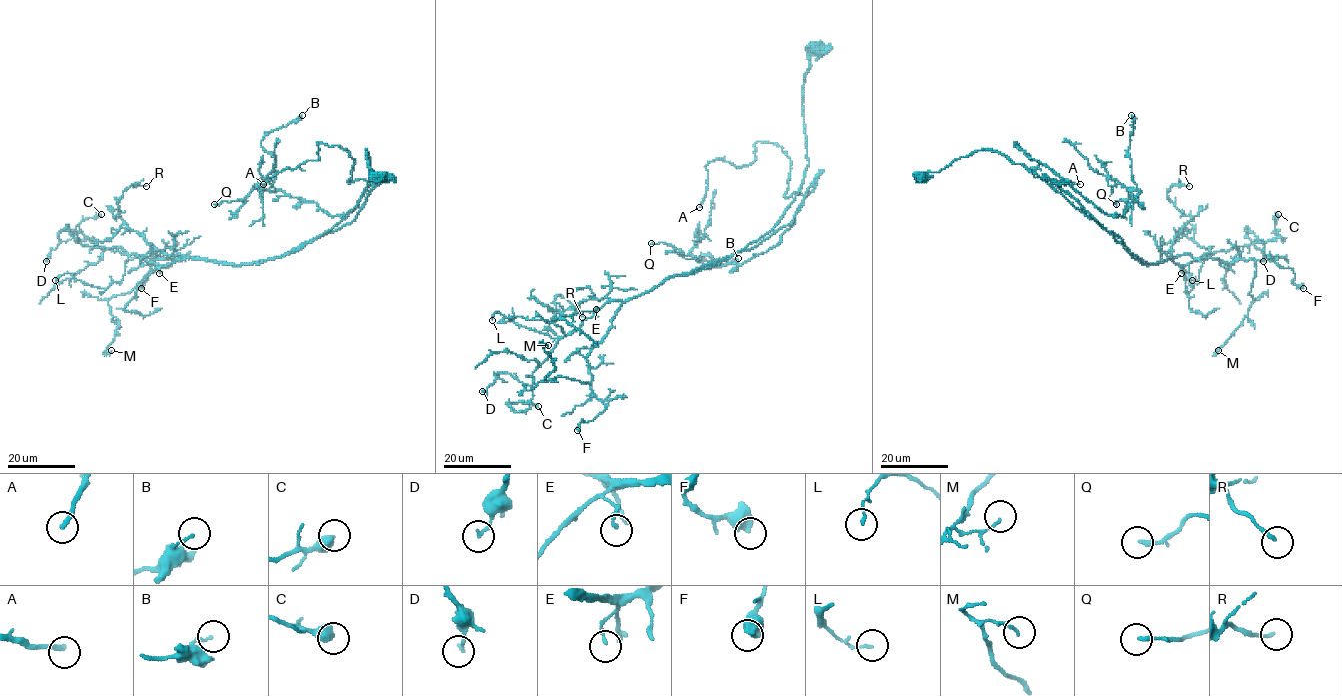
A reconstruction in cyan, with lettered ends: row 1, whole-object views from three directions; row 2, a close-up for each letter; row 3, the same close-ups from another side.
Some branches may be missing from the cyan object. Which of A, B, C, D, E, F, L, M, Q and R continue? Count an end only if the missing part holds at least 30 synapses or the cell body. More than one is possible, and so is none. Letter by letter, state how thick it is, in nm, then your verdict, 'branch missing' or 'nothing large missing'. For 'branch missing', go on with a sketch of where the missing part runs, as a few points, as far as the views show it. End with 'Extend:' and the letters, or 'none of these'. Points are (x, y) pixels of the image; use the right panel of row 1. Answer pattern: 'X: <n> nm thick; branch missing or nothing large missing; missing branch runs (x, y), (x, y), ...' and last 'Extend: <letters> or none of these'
A: 240 nm thick; branch missing; missing branch runs (1080, 184), (1098, 214), (1085, 182), (1104, 171), (1090, 130), (1104, 129), (1097, 124)
B: 120 nm thick; nothing large missing
C: 550 nm thick; nothing large missing
D: 150 nm thick; nothing large missing
E: 130 nm thick; nothing large missing
F: 550 nm thick; nothing large missing
L: 100 nm thick; nothing large missing
M: 100 nm thick; nothing large missing
Q: 180 nm thick; nothing large missing
R: 140 nm thick; nothing large missing
Extend: A

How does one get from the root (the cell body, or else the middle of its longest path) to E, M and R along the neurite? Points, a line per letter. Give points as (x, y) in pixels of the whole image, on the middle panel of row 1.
E: (752, 247), (690, 272), (668, 276), (641, 295), (625, 301), (611, 301), (596, 309)
M: (752, 247), (627, 299), (587, 356), (589, 383), (545, 381), (555, 370), (541, 343), (548, 345)
R: (752, 247), (668, 276), (625, 301), (582, 301), (556, 319), (555, 299), (559, 295), (564, 297), (582, 317)

